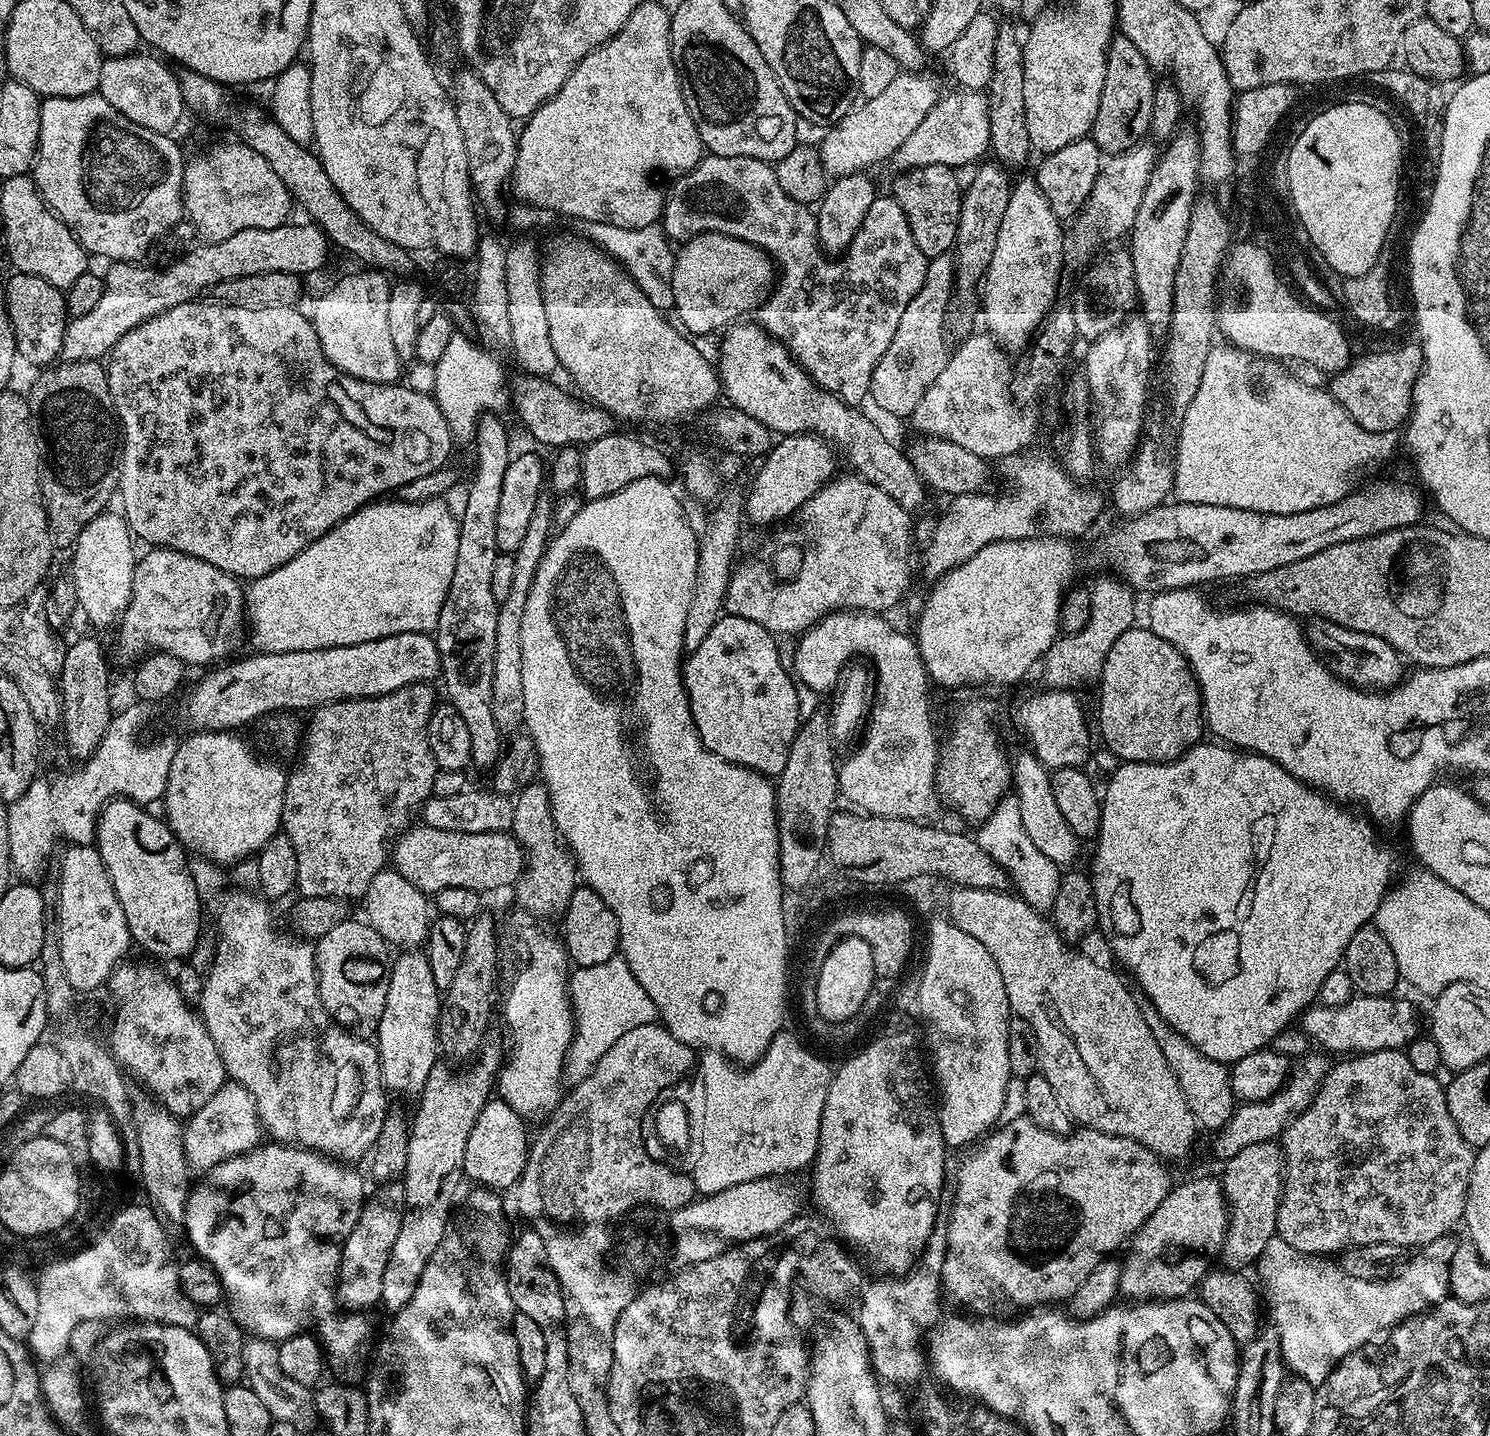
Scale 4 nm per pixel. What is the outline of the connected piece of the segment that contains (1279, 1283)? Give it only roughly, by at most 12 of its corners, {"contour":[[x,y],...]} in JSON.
{"contour":[[1274,1235],[1254,1268],[1285,1365],[1319,1386],[1350,1353],[1447,1299],[1415,1251],[1351,1277]]}

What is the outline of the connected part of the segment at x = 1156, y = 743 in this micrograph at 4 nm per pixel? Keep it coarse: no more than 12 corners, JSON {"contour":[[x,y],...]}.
{"contour":[[1133,626],[1100,671],[1117,761],[1170,764],[1201,743],[1184,653]]}

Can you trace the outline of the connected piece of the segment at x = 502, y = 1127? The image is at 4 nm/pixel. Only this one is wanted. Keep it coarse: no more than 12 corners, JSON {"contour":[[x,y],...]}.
{"contour":[[490,1098],[466,1138],[464,1175],[490,1190],[520,1183],[525,1117]]}

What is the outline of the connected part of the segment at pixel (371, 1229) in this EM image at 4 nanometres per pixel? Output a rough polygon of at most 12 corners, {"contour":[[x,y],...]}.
{"contour":[[404,1185],[367,1197],[340,1249],[348,1308],[380,1304],[402,1226]]}

